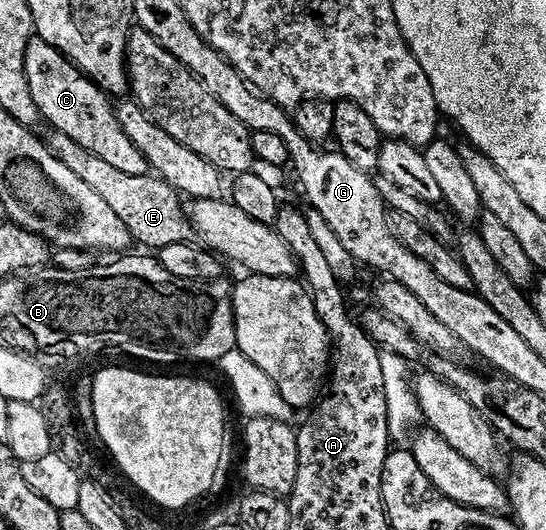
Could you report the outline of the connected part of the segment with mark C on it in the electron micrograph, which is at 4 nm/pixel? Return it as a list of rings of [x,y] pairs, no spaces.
[[[37,34],[30,37],[28,50],[24,54],[24,74],[41,119],[47,120],[53,131],[68,134],[72,142],[80,142],[84,150],[92,150],[96,158],[104,158],[104,162],[116,166],[116,170],[124,174],[147,175],[146,159],[120,126],[115,105],[106,101],[109,100],[107,93],[83,74],[64,53],[44,42],[44,38]]]

